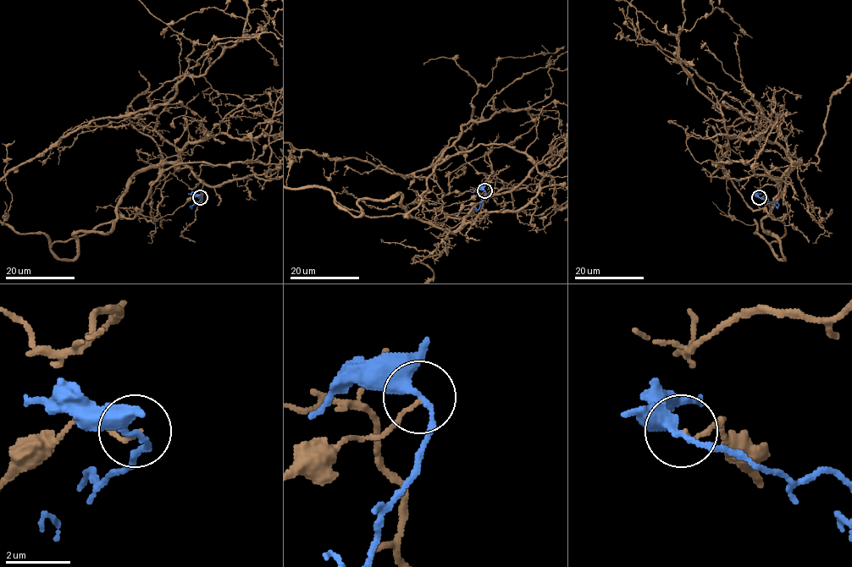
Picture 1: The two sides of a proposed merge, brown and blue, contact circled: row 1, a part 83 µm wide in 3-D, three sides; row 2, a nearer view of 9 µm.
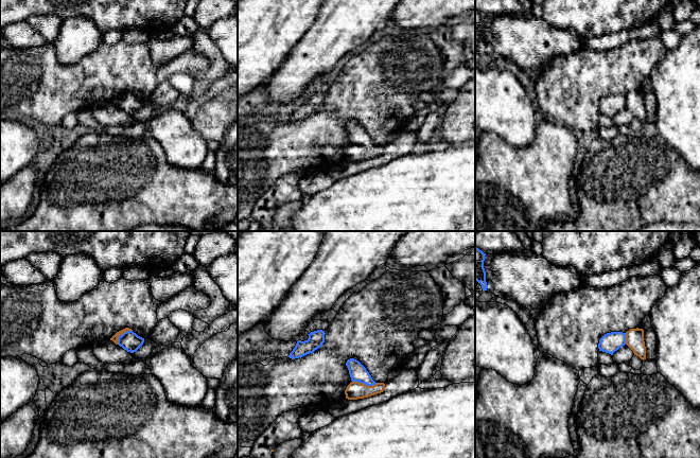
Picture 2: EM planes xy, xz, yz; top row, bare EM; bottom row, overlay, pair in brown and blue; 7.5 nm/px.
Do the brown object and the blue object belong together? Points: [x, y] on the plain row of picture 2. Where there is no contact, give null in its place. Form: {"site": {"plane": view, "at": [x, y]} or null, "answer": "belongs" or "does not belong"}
{"site": {"plane": "xz", "at": [364, 146]}, "answer": "does not belong"}

